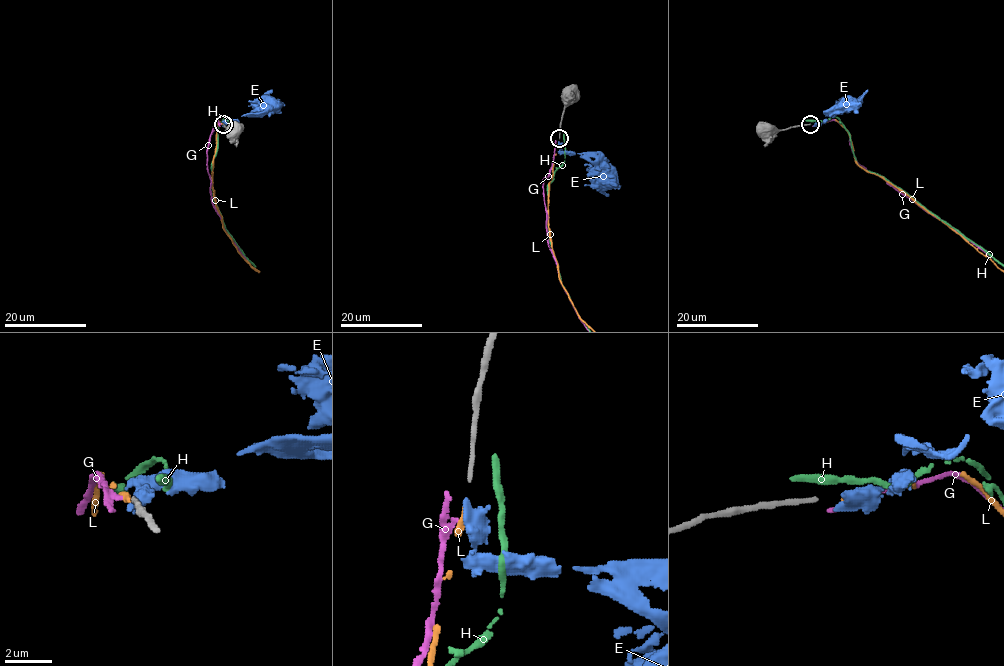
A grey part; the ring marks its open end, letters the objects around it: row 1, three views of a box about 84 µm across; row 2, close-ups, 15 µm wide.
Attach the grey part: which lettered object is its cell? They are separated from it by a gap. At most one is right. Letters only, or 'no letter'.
L

